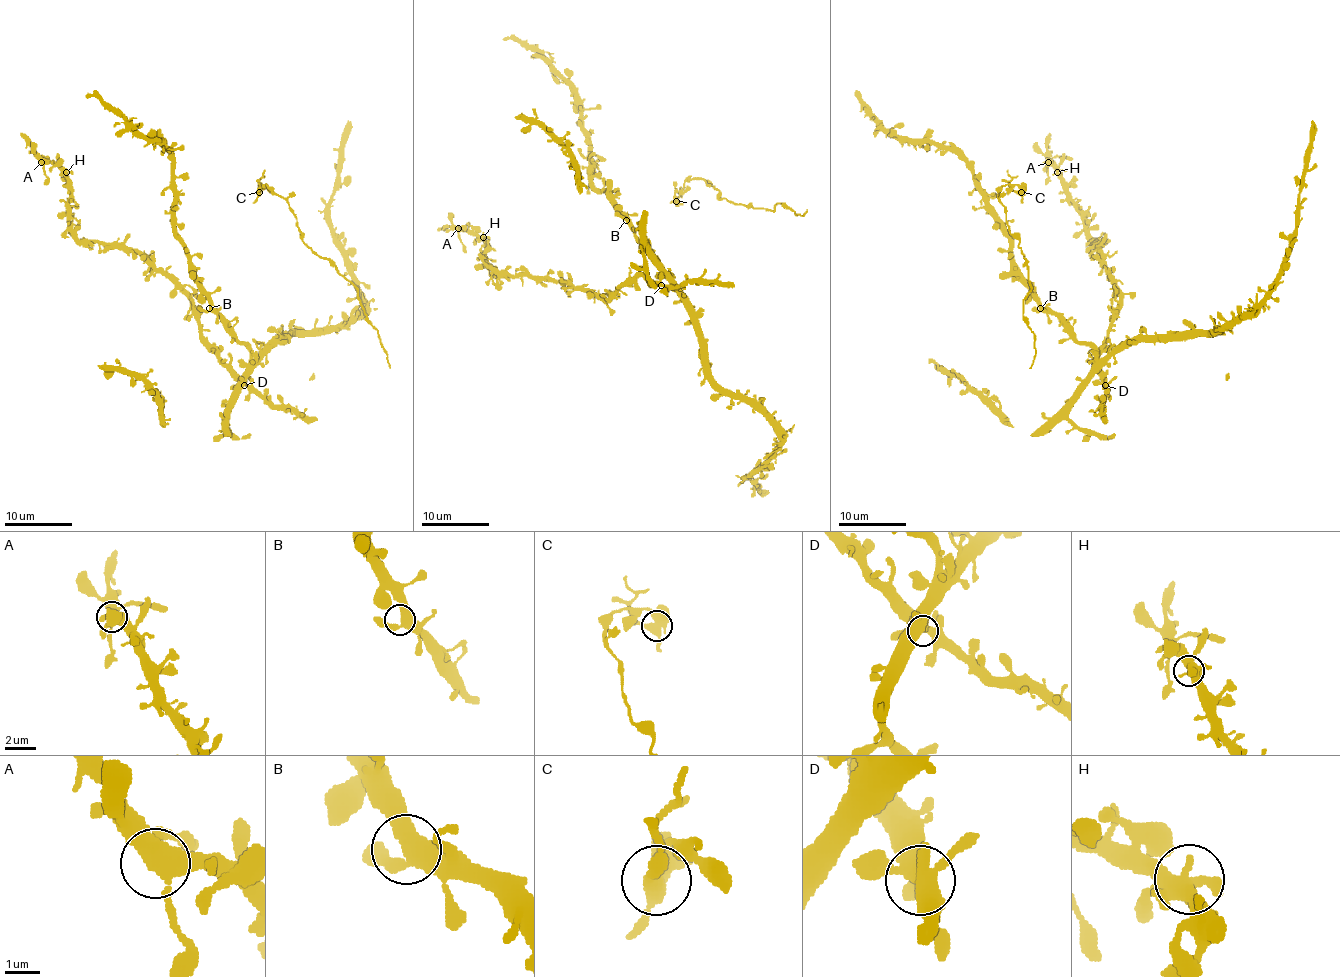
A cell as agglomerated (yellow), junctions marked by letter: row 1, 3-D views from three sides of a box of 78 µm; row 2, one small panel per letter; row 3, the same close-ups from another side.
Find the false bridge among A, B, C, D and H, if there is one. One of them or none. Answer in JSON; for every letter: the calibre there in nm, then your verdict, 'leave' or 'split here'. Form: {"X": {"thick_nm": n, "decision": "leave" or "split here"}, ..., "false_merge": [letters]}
{"A": {"thick_nm": 440, "decision": "leave"}, "B": {"thick_nm": 420, "decision": "leave"}, "C": {"thick_nm": 460, "decision": "split here"}, "D": {"thick_nm": 400, "decision": "leave"}, "H": {"thick_nm": 440, "decision": "leave"}, "false_merge": ["C"]}

